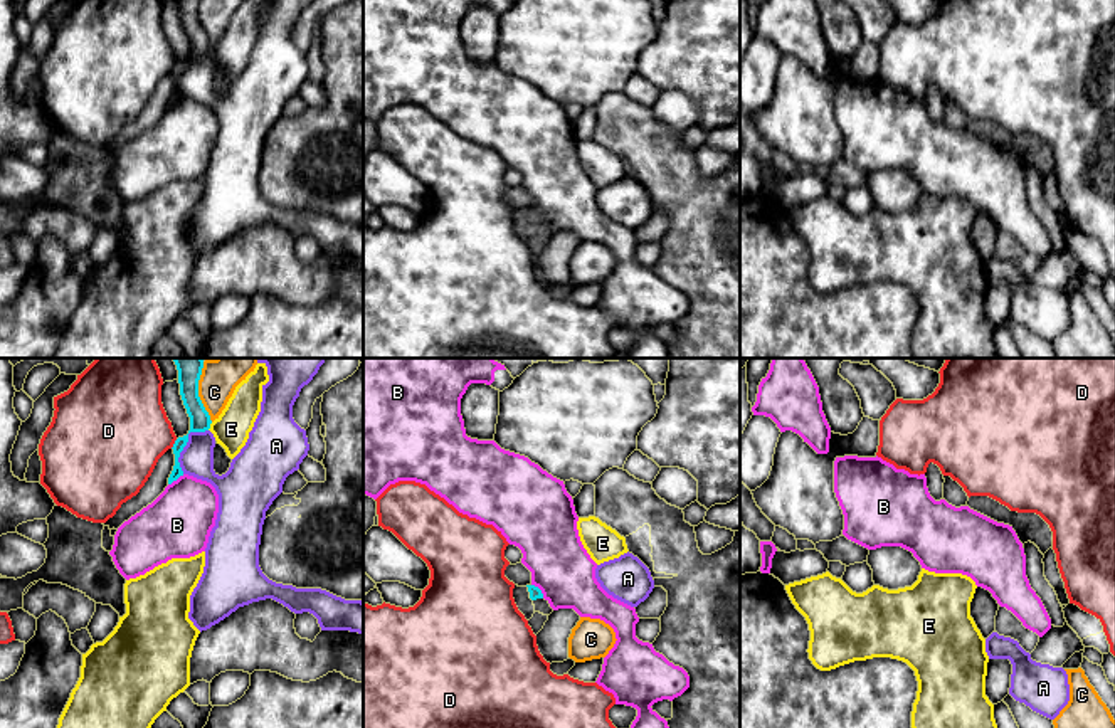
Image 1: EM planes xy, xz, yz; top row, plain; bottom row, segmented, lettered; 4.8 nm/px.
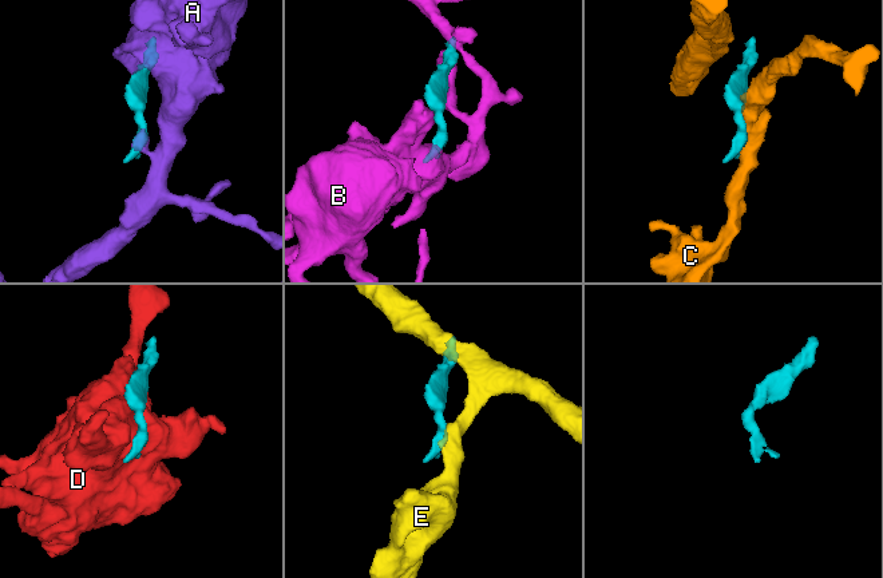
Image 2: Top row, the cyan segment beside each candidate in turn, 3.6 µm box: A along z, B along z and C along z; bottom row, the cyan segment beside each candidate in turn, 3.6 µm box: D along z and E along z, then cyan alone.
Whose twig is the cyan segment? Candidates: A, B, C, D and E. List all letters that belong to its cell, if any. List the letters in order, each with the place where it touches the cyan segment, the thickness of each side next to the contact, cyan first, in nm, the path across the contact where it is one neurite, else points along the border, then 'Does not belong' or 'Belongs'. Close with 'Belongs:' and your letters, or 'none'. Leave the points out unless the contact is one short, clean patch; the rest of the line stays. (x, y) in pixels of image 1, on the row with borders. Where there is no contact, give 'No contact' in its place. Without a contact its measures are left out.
A: Touches cyan at xy (185, 444). Thickness 100 nm (cyan) against 160 nm. Does not belong
B: Touches cyan at xz (540, 590). Thickness 60 nm (cyan) against 300 nm. Does not belong
C: Touches cyan at xy (197, 392). Thickness 130 nm (cyan) against 190 nm. Does not belong
D: Touches cyan at xy (174, 444). Thickness 100 nm (cyan) against 440 nm. Does not belong
E: Touches cyan at xy (209, 426). Thickness 100 nm (cyan) against 170 nm. Boundary: xy (212, 422), (207, 429). Does not belong
Belongs: none

